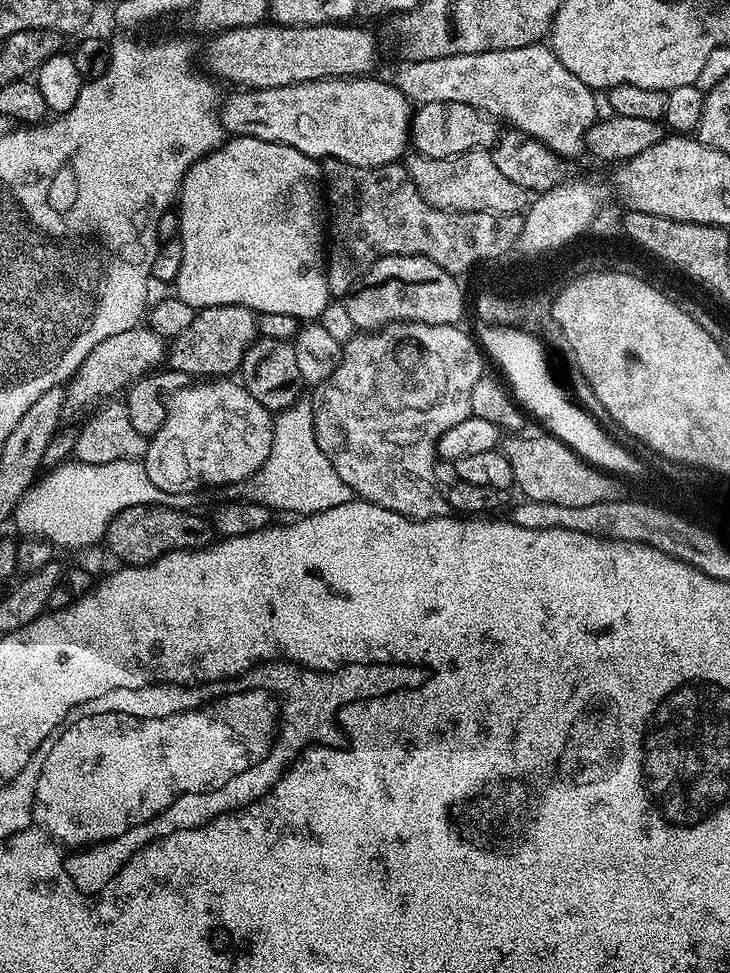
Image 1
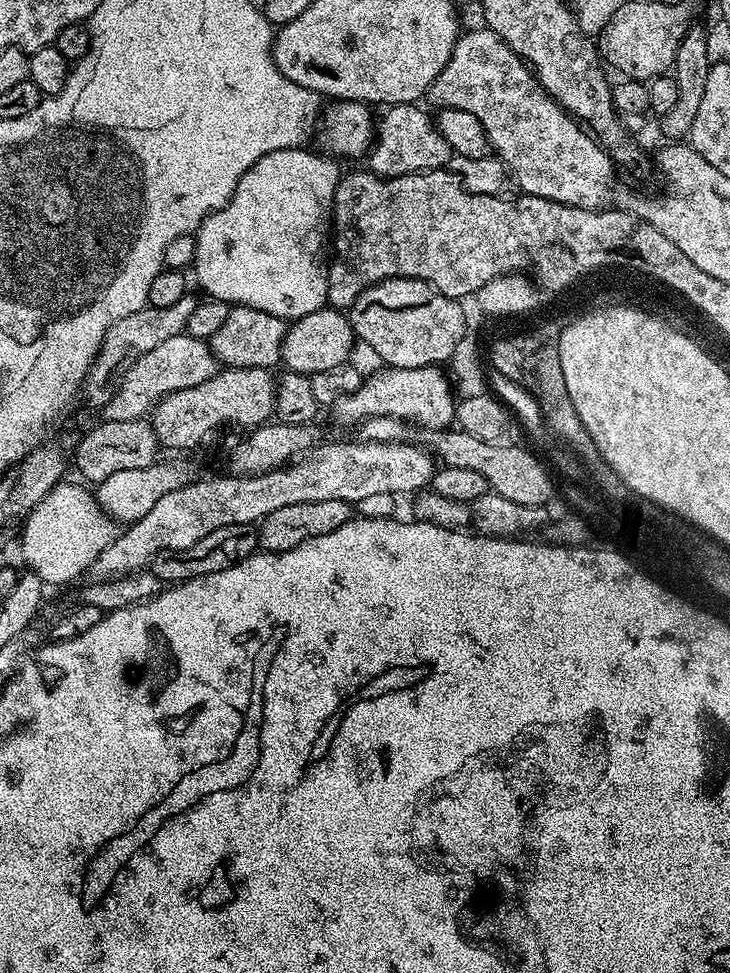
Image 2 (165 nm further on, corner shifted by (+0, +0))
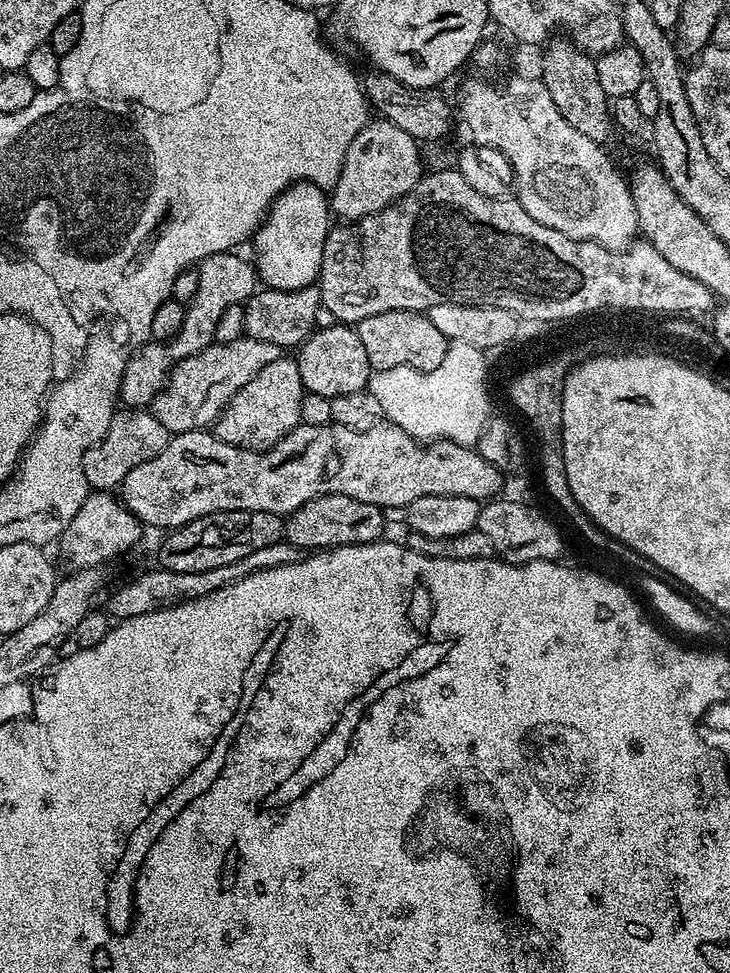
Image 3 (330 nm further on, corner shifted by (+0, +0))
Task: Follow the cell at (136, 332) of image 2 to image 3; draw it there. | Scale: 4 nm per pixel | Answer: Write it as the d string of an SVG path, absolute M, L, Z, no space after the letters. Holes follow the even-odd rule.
M235 251L210 254L200 261L198 291L184 309L184 325L172 340L149 342L133 352L126 362L126 370L120 383L119 403L128 410L144 410L152 399L164 389L173 368L186 358L198 354L214 343L218 330L218 318L222 310L235 304L243 304L258 290L258 273L251 259L243 260Z

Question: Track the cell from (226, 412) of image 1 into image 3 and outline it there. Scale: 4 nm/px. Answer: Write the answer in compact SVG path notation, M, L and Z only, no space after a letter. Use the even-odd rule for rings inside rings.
M96 490L82 502L82 510L70 518L70 526L58 541L60 560L68 567L69 573L80 572L84 568L99 568L107 565L107 560L120 556L134 547L140 535L146 532L145 525L111 491Z

